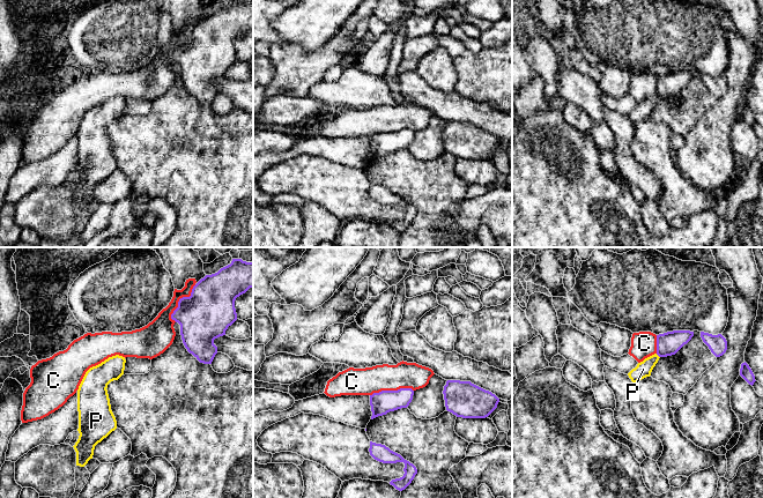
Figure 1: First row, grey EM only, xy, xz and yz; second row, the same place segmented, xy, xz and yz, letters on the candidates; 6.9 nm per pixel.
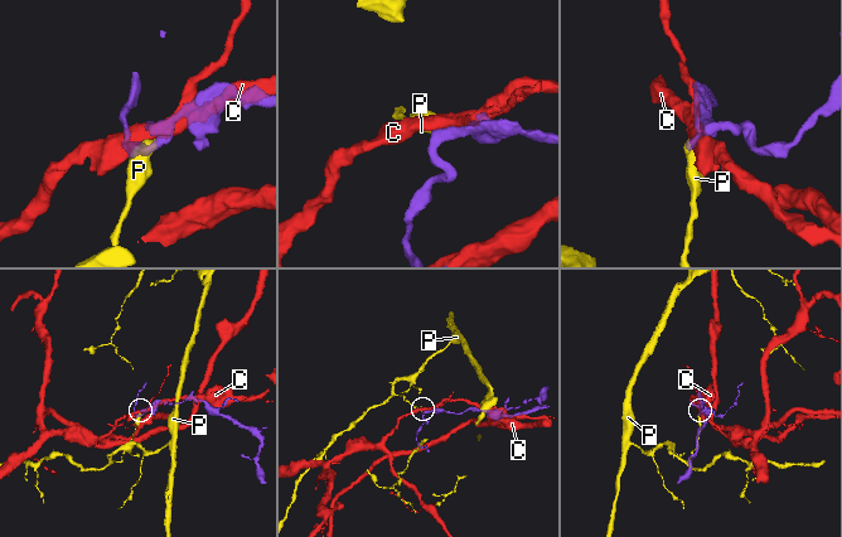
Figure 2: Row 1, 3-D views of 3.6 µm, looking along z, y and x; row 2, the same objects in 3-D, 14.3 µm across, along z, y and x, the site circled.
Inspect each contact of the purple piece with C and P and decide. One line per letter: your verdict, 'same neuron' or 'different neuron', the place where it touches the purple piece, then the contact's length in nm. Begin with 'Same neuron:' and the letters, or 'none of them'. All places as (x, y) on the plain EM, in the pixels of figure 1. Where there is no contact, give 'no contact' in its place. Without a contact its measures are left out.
Same neuron: none of them
C: different neuron; meets purple in xy at (179, 41); contact 300 nm long
P: different neuron; meets purple in yz at (658, 96); contact 40 nm long

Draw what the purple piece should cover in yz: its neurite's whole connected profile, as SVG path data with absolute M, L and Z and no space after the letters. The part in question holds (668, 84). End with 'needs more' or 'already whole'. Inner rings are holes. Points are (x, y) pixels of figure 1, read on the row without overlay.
M673 72L657 76L657 96L659 98L675 96L692 77L694 73L690 72Z; already whole

